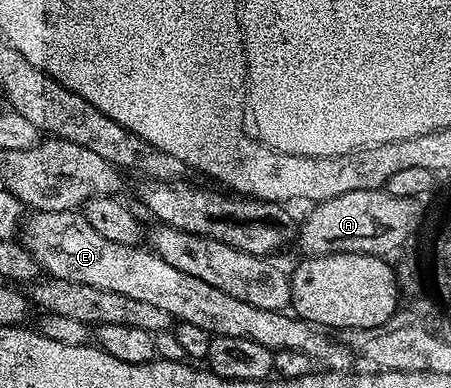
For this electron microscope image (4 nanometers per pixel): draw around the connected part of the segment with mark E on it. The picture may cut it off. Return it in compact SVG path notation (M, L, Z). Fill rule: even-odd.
M81 211L72 212L35 212L25 217L20 229L20 242L36 258L39 269L47 277L68 282L84 282L84 286L96 286L96 290L112 290L112 294L124 294L127 298L137 298L140 302L149 302L159 310L168 310L175 321L193 322L196 326L208 330L211 337L227 336L228 338L252 338L252 342L260 342L271 350L300 350L308 354L323 369L332 372L344 372L351 367L350 351L340 342L329 340L325 331L319 330L307 320L300 320L289 311L273 312L260 310L256 306L248 306L248 302L240 302L240 298L232 298L232 294L224 294L224 290L216 290L216 286L208 286L208 282L200 282L200 278L192 278L192 274L184 274L184 270L176 270L176 266L168 266L164 258L160 258L146 246L121 245L104 238L94 230Z

